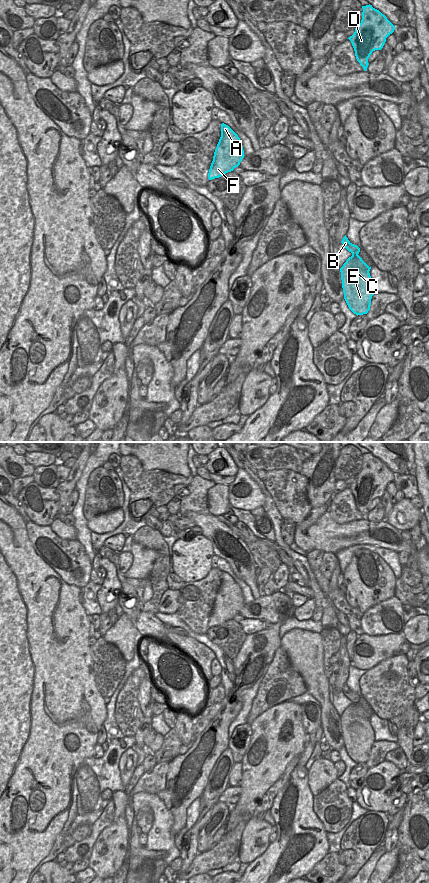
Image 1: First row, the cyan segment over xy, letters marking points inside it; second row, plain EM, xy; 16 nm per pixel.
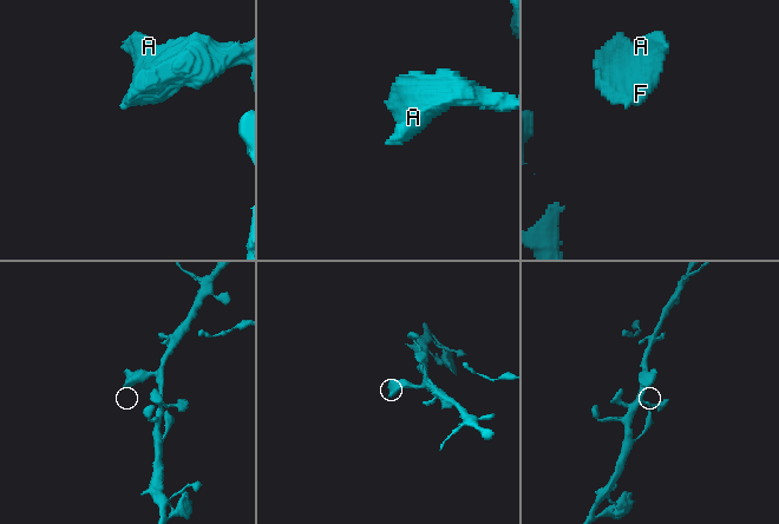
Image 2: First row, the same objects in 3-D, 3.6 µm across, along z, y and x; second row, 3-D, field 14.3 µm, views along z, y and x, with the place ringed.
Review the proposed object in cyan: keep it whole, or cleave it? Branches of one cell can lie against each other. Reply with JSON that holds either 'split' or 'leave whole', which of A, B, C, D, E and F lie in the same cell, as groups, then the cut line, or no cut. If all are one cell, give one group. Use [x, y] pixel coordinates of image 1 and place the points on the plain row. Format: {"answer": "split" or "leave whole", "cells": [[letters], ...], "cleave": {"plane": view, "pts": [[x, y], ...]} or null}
{"answer": "leave whole", "cells": [["A", "B", "C", "D", "E", "F"]], "cleave": null}

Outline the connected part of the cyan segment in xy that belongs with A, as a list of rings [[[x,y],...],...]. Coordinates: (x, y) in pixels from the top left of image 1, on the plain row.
[[[221,572],[221,585],[214,600],[208,627],[212,628],[233,619],[244,606],[238,583],[226,572]]]

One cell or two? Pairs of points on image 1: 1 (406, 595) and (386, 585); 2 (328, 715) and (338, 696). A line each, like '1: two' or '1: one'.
1: two
2: two

